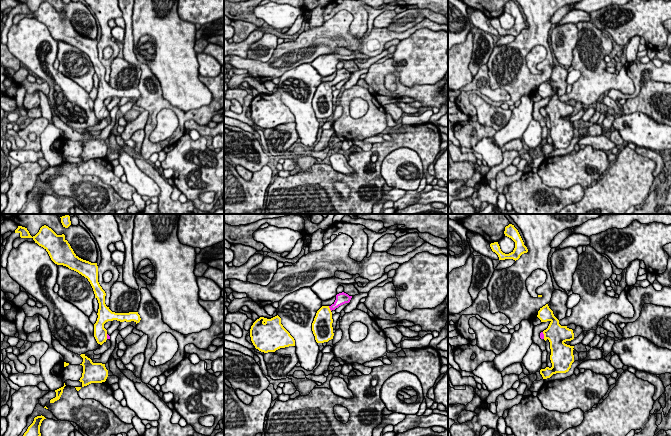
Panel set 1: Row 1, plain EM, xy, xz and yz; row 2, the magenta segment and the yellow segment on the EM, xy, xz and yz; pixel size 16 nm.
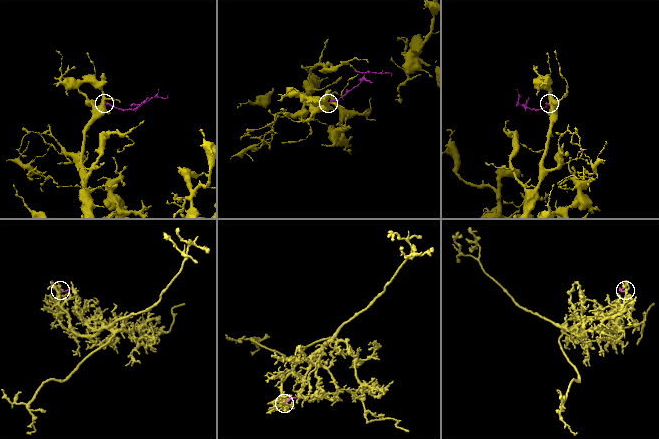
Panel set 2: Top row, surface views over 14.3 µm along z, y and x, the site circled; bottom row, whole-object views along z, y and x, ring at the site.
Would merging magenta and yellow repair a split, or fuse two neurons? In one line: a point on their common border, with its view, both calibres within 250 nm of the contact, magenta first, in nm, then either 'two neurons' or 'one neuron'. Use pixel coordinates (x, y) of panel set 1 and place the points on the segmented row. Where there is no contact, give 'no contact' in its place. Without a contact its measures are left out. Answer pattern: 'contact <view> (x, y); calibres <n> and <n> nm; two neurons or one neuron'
contact xz (329, 307); calibres 190 and 300 nm; one neuron

